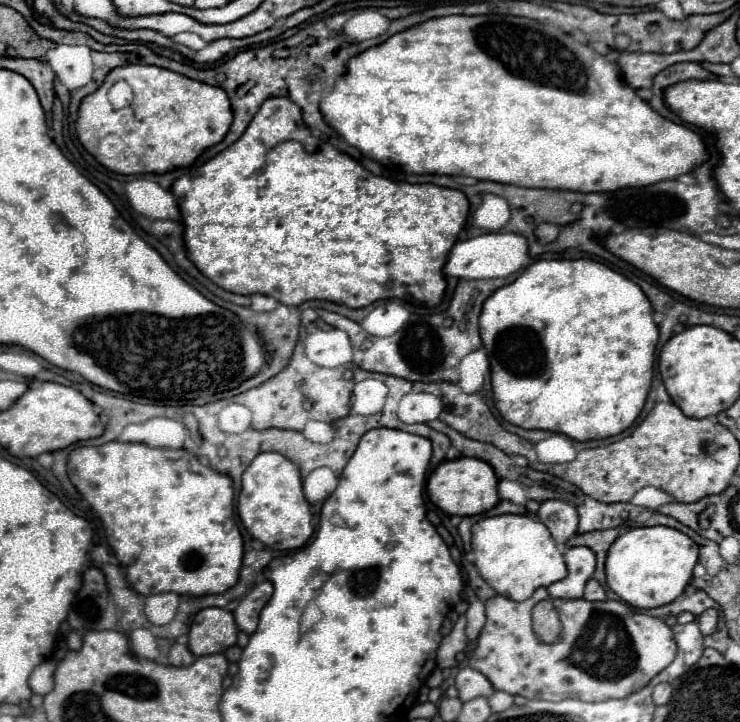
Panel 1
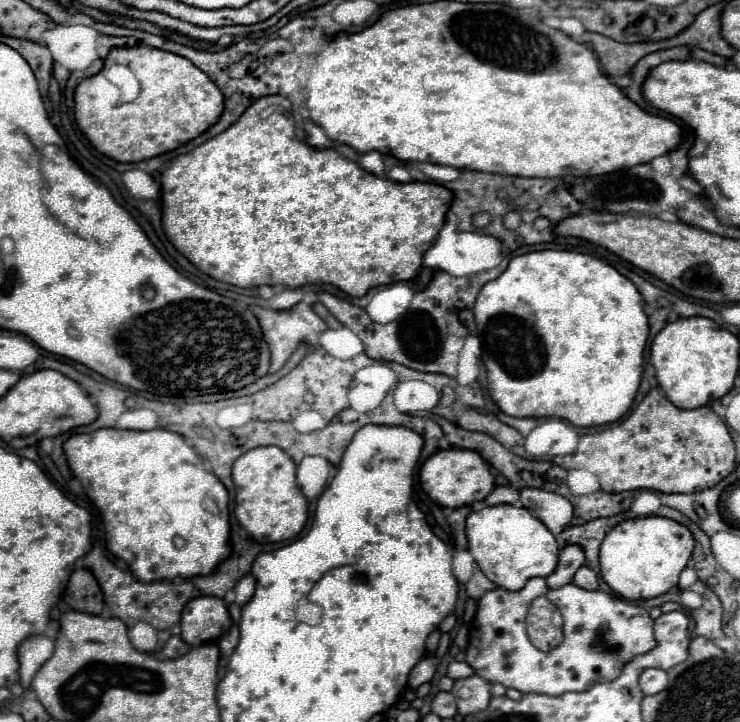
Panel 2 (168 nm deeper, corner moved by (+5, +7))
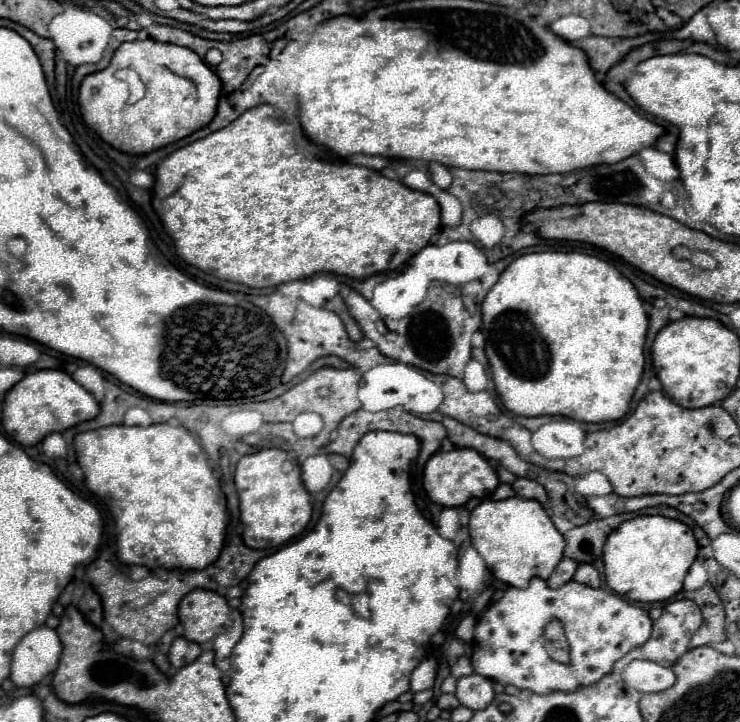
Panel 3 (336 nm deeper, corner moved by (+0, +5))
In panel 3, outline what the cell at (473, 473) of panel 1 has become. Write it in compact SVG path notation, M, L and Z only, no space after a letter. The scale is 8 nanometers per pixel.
M454 448L450 452L436 452L424 468L424 490L442 506L464 506L470 498L488 498L498 488L498 474L484 456L476 450Z

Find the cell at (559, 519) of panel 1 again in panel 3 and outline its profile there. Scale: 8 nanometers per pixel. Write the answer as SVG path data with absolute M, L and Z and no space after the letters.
M516 478L514 484L512 484L512 488L516 490L516 494L518 494L520 498L532 498L532 500L540 502L542 506L548 502L546 490L544 490L538 482L534 482L534 480L528 480L528 478Z

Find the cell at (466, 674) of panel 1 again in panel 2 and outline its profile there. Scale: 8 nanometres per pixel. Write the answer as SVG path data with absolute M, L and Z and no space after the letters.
M451 662L449 664L449 670L447 670L447 676L453 678L453 680L459 680L459 678L467 678L467 676L473 676L473 668L467 664L467 662Z

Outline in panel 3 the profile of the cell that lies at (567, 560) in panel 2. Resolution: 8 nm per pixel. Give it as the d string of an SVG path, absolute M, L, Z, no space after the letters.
M562 558L560 564L556 566L556 570L552 572L552 576L548 578L548 586L550 588L560 588L566 582L572 580L574 572L578 570L578 562L572 562L572 558Z

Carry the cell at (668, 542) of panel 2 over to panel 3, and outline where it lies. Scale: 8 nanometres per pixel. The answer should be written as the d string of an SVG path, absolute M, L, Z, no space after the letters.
M638 516L638 518L622 522L608 536L608 542L604 544L606 584L616 594L626 596L628 600L634 600L634 602L662 602L682 590L684 576L688 568L692 566L696 554L698 554L698 542L686 524L672 518L664 518L664 516Z

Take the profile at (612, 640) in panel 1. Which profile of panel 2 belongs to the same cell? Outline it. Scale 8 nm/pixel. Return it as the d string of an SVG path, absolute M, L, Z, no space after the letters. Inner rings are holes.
M531 578L525 588L519 592L511 592L505 588L495 588L487 592L479 600L477 614L469 626L469 648L467 648L467 664L475 670L477 676L483 676L487 682L499 682L507 688L515 688L519 692L537 692L537 694L549 694L549 696L561 696L565 692L585 692L597 682L607 682L619 676L623 670L623 664L631 660L631 656L639 656L643 652L649 652L655 648L653 638L653 620L649 612L641 606L629 604L625 598L619 598L615 594L605 592L591 592L585 588L579 588L575 584L565 584L561 588L547 588L545 578ZM545 596L549 598L559 612L563 614L563 642L551 650L541 652L537 650L525 632L525 614L529 604L537 598Z

